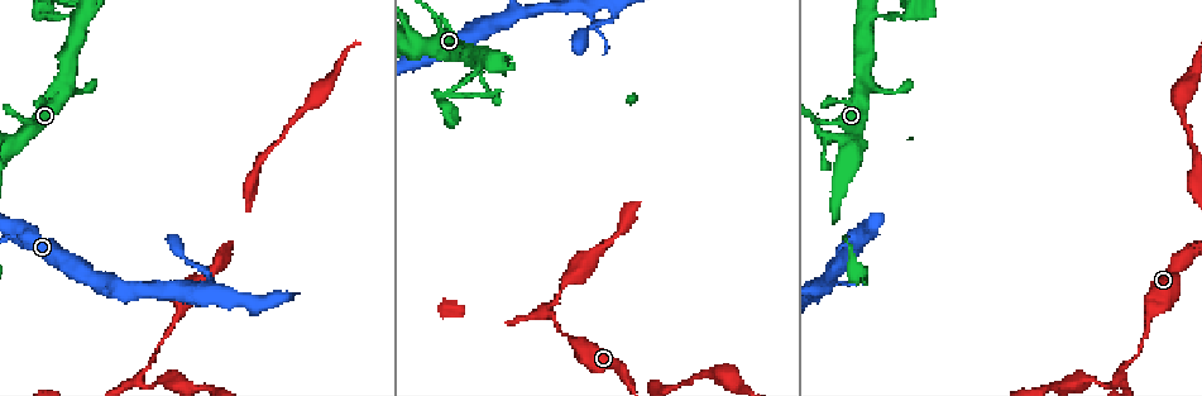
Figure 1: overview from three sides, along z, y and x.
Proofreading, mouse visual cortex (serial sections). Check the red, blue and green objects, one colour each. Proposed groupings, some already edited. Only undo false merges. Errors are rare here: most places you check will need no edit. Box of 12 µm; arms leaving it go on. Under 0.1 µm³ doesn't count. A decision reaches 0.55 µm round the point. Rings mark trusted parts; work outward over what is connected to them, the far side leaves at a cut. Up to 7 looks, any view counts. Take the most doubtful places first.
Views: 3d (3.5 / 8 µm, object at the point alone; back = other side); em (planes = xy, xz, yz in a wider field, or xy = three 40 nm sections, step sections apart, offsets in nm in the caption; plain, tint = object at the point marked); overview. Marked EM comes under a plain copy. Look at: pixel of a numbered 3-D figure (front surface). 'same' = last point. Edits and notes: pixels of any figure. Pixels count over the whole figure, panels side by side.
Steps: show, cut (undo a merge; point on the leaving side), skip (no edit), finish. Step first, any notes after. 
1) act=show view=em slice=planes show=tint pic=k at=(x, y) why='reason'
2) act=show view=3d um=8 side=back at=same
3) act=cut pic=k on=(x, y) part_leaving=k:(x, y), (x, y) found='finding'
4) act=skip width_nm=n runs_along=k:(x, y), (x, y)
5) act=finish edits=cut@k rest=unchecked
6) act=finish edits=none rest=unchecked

act=show view=3d um=8 pic=1 at=(863, 24) why='side arm on a straight run'

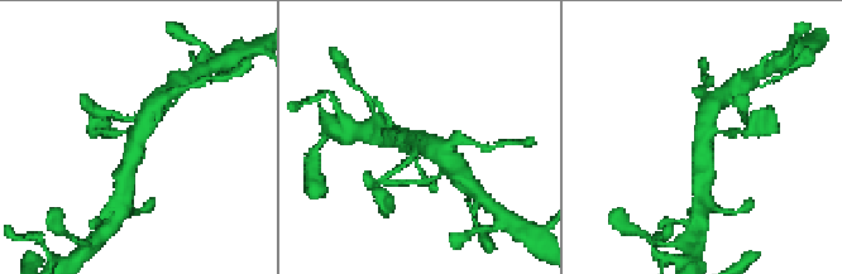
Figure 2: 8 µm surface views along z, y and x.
act=show view=3d um=3.5 pic=2 at=(415, 144)

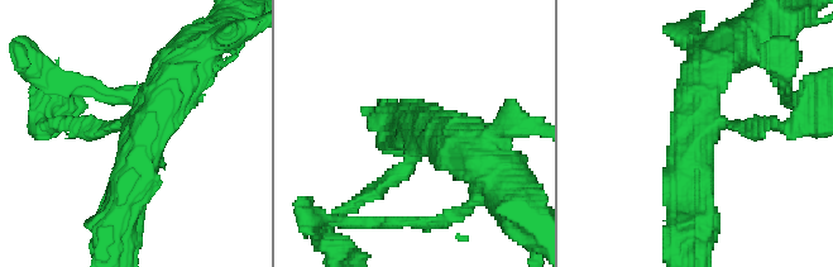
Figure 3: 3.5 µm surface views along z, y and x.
act=show view=em slice=xy step=5 show=tint pic=3 at=(137, 144) arms=3 arm_widths_nm=200,450,450 why='need the tissue'

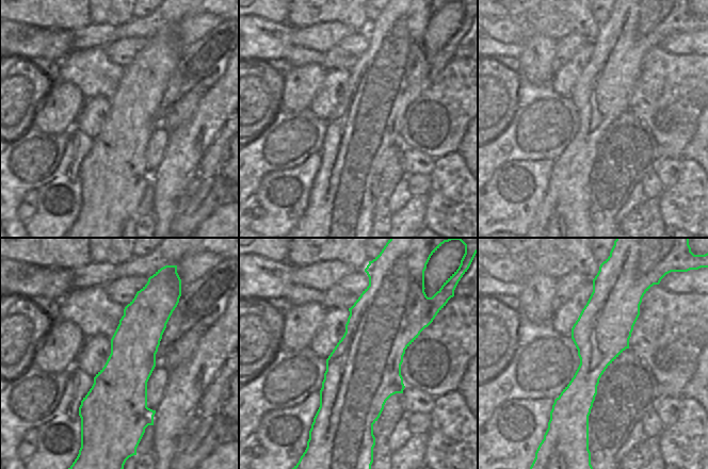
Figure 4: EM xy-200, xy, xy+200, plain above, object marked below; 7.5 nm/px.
act=skip width_nm=550 runs_along=3:(690, 223), (688, 152), (713, 122), (752, 129) found='all the same cell'

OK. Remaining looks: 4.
act=show view=3d um=3.5 side=back pic=1 at=(109, 285)

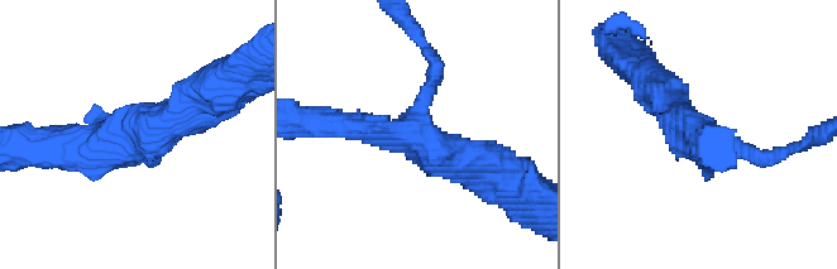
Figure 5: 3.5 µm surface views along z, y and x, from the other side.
act=show view=em slice=planes show=tint pic=5 at=(409, 133)

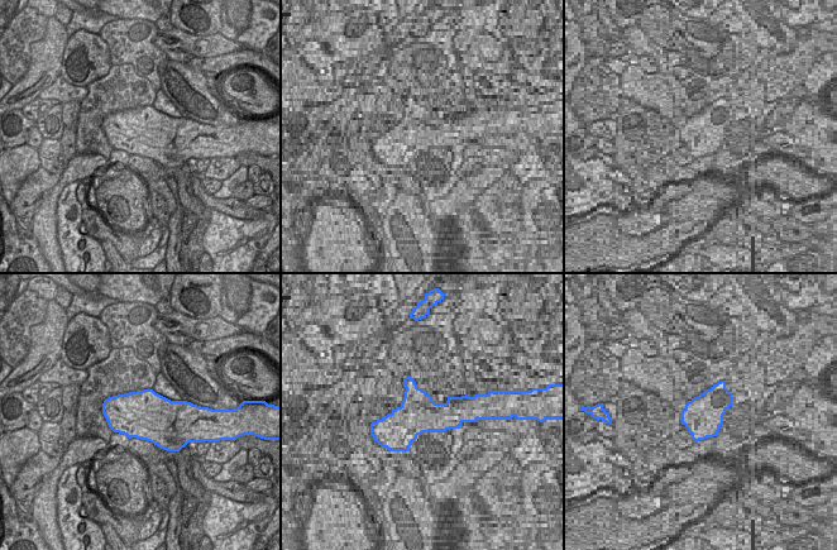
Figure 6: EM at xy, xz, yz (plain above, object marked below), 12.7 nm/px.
act=skip width_nm=600 runs_along=5:(197, 102), (151, 133), (47, 145) found='one cell here'

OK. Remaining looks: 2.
act=finish edits=none rest=unchecked

